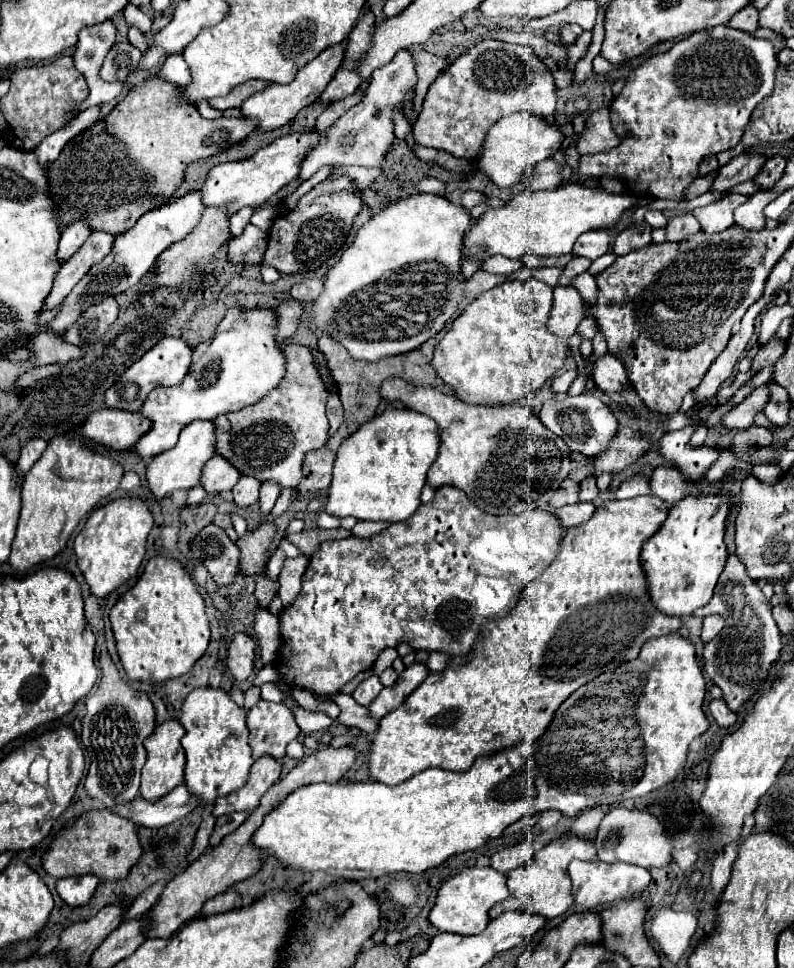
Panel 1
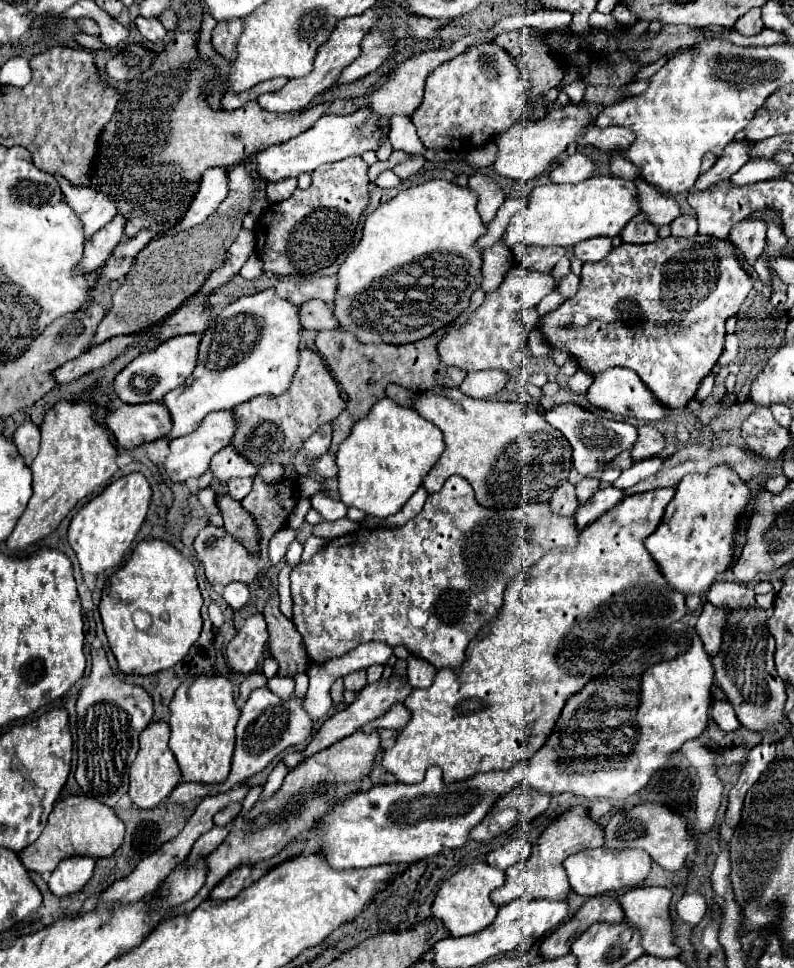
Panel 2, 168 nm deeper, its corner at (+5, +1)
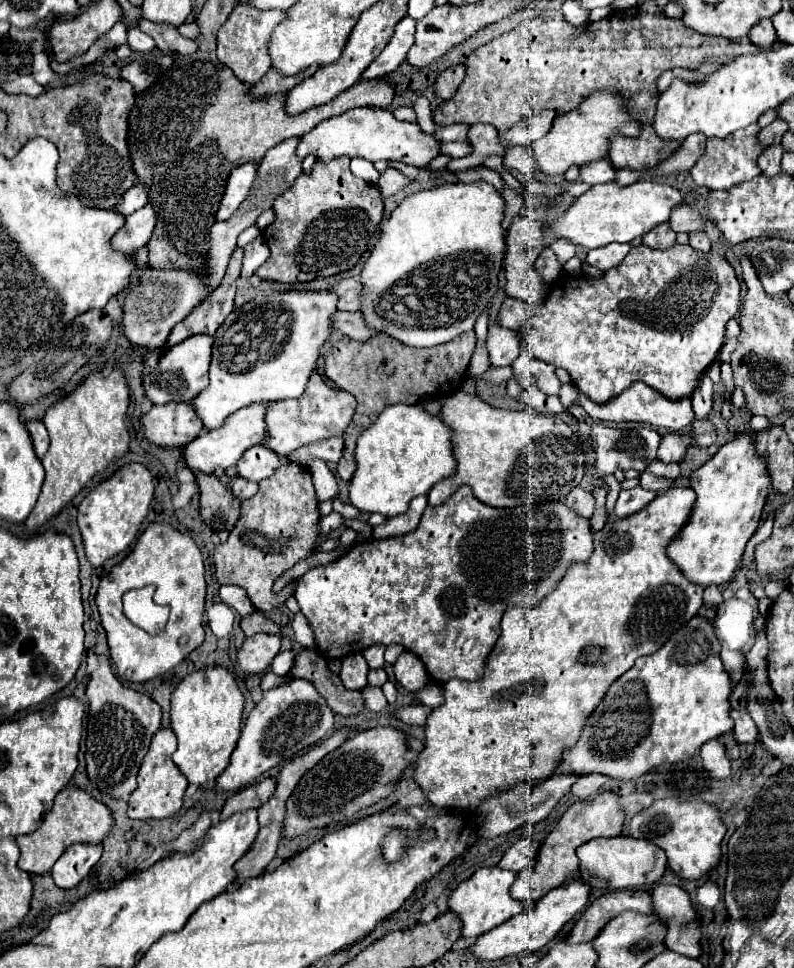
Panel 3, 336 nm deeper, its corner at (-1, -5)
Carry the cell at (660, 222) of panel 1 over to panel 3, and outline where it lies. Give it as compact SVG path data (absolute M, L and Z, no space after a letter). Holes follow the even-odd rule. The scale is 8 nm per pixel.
M682 204L676 210L672 210L670 216L670 228L674 232L702 232L706 226L706 216L694 210L690 204Z

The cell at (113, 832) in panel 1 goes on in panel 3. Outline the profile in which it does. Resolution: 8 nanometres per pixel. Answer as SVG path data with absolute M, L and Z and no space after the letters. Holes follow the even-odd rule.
M66 786L54 798L52 810L42 820L42 826L34 830L34 834L22 834L16 838L20 846L20 862L18 866L28 874L46 874L52 870L54 862L62 852L74 842L102 842L106 834L110 834L114 826L112 812L88 792L76 786Z

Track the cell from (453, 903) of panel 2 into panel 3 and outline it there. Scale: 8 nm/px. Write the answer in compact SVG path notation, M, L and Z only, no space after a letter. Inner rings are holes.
M492 866L492 868L480 868L472 874L472 878L464 880L450 896L448 904L450 904L450 910L458 914L458 918L462 920L462 936L468 938L468 936L482 936L486 932L490 932L492 928L500 926L502 922L510 920L512 916L520 914L526 906L524 902L520 900L514 900L510 896L510 886L512 882L516 880L516 874L514 872L508 872L508 870L502 870L498 866Z

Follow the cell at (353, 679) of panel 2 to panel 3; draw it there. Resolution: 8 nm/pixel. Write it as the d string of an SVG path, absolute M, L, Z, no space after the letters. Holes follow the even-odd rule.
M348 654L346 658L342 658L340 678L348 690L362 690L368 686L368 670L368 662L362 654Z

